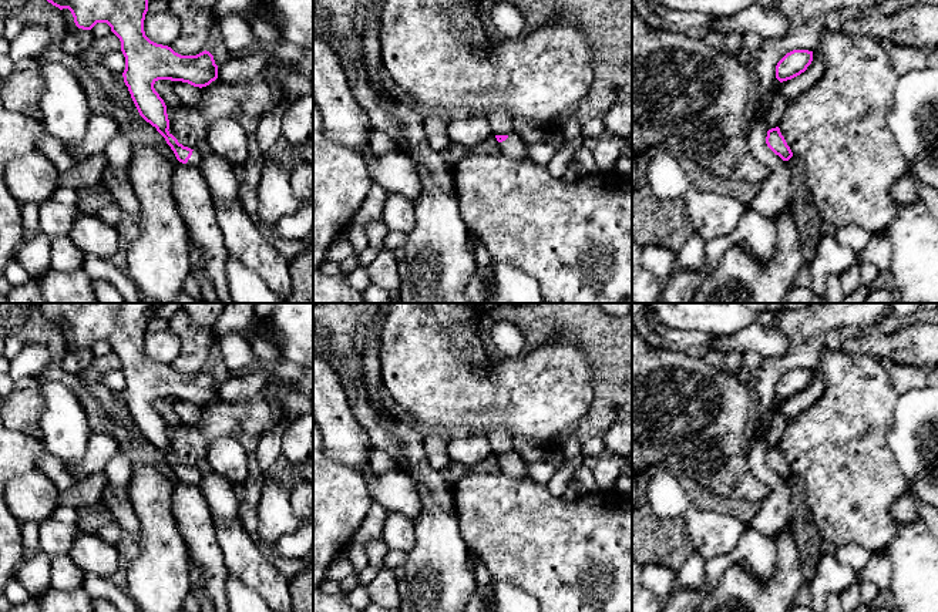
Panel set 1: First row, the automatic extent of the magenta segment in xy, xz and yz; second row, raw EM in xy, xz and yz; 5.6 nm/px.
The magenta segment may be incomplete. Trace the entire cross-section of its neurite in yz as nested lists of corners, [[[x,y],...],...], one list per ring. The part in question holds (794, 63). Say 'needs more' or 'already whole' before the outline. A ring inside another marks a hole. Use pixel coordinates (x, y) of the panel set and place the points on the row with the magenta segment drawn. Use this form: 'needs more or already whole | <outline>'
already whole | [[[793,50],[787,53],[776,65],[776,78],[783,83],[791,80],[807,70],[813,61],[813,51]]]

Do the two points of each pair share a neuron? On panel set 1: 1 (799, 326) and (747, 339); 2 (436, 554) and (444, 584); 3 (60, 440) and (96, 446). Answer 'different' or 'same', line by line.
1: different
2: same
3: different

